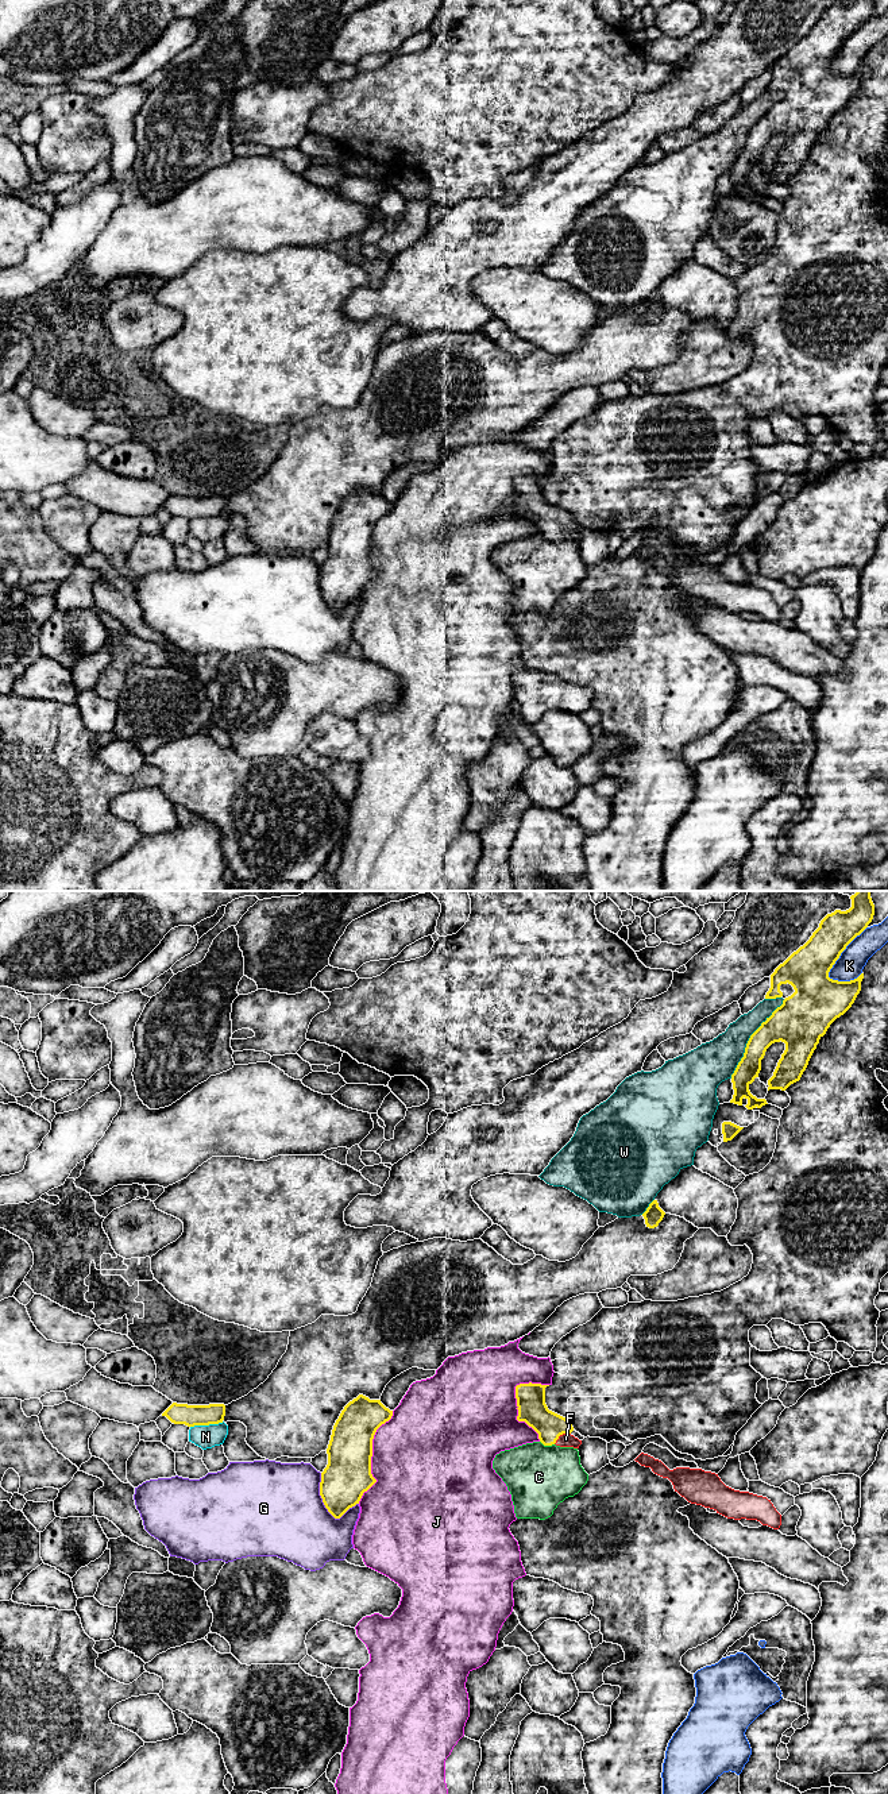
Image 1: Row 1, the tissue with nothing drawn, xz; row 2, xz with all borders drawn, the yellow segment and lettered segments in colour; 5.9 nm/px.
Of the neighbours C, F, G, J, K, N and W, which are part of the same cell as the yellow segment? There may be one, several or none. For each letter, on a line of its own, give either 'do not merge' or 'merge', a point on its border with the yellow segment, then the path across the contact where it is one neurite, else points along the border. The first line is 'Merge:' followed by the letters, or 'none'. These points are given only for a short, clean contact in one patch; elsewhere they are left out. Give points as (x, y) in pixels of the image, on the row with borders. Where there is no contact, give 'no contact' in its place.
Merge: F
C: do not merge; meets yellow in xz at (547, 1445)
F: merge; meets yellow in xz at (560, 1434); runs through xz (532, 1409), (560, 1434), (566, 1439)
G: do not merge; meets yellow in xz at (321, 1497)
J: do not merge; meets yellow in xz at (371, 1455)
K: do not merge; meets yellow in xz at (841, 952)
N: do not merge; meets yellow in xz at (207, 1424); border along xz (223, 1422), (190, 1427)
W: do not merge; meets yellow in xz at (749, 1038)

